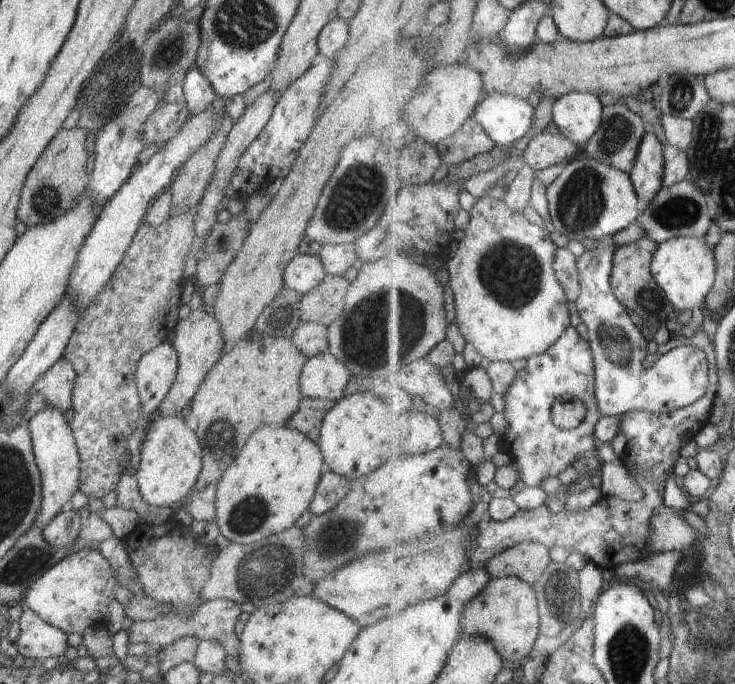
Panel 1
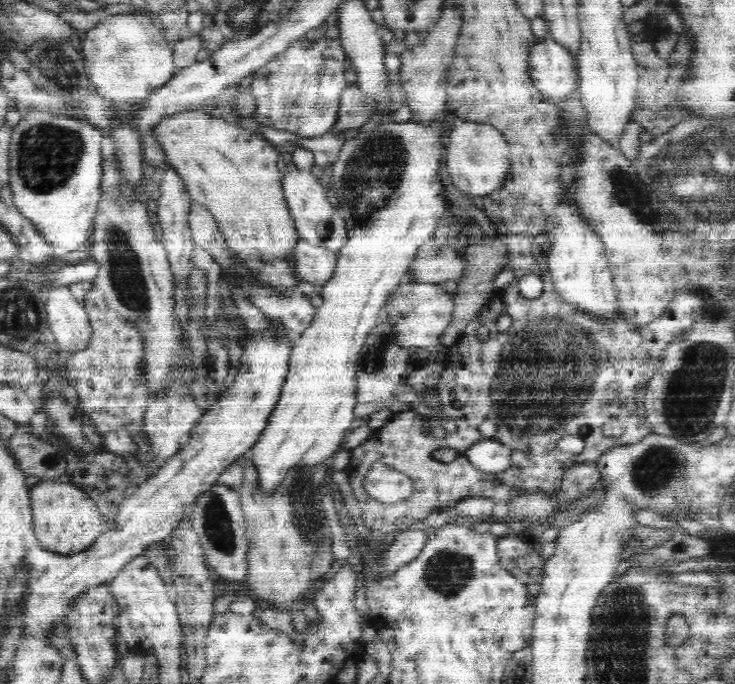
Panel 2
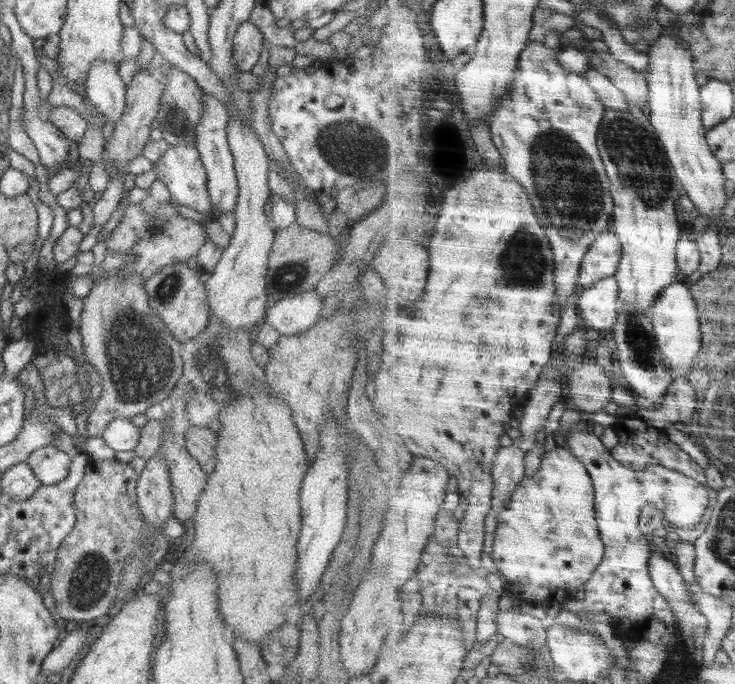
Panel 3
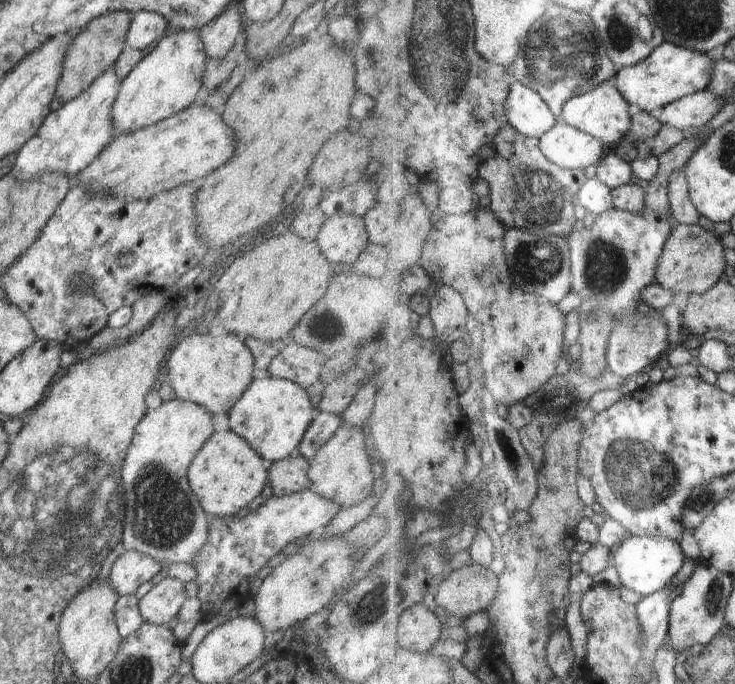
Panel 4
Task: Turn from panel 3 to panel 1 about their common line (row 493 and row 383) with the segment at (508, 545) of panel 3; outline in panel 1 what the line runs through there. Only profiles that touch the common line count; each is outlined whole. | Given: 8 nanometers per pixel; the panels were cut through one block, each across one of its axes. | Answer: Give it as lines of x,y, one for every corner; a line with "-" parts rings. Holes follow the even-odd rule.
570,327
548,352
528,360
528,366
519,372
518,380
508,390
504,416
510,426
506,437
527,487
542,486
549,478
560,476
580,458
598,454
601,443
596,430
603,414
596,394
596,374
593,347
576,328
-
564,394
584,400
588,408
588,418
574,430
562,430
554,424
552,408

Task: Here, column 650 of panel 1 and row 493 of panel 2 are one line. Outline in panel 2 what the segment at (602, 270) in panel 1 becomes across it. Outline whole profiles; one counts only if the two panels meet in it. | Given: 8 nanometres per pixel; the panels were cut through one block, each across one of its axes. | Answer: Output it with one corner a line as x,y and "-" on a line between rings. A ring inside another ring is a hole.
374,463
365,478
367,493
384,505
396,505
412,494
412,479
402,472

